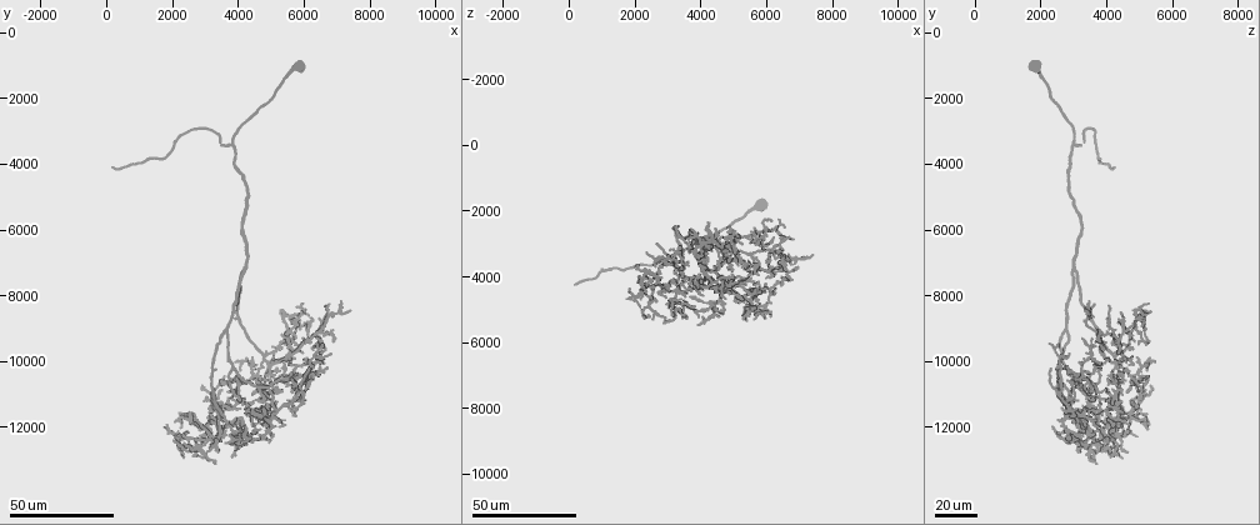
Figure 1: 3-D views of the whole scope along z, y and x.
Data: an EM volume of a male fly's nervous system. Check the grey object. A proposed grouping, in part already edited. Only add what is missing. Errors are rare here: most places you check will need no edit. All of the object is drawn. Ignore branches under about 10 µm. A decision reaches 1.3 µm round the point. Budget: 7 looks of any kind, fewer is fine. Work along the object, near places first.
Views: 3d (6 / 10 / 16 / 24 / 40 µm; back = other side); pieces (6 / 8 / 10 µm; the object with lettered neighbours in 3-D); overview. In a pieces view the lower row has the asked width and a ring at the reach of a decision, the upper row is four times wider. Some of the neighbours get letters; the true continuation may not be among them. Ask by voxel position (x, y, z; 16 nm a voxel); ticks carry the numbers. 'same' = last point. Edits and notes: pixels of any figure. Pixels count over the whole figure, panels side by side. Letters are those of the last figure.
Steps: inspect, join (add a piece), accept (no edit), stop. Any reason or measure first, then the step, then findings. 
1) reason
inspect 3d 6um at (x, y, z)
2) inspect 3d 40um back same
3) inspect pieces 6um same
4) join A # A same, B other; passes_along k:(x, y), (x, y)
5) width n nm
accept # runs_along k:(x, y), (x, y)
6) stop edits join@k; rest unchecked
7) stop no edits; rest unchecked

free end
inspect 3d 24um at (3400, 12800, 3600)

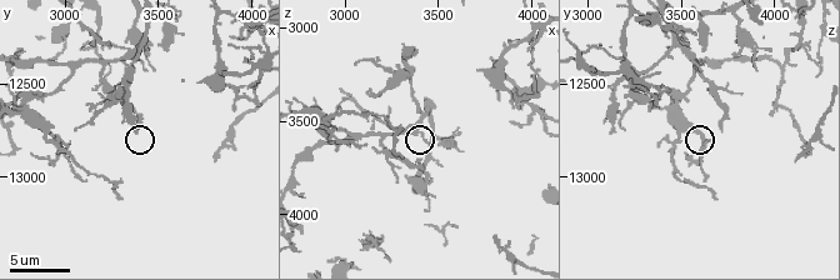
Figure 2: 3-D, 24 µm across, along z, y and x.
inspect 3d 6um at (3380, 12740, 3720)

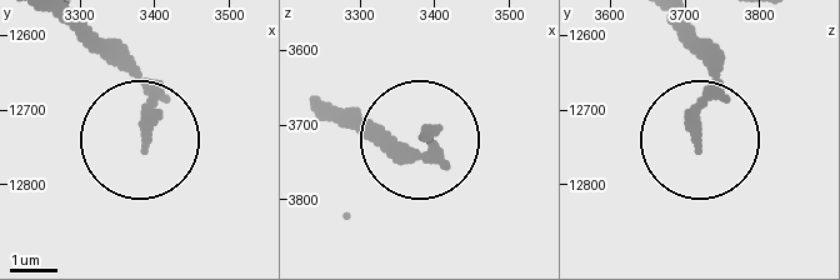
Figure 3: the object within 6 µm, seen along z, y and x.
inspect pieces 10um at (3390, 12745, 3715)

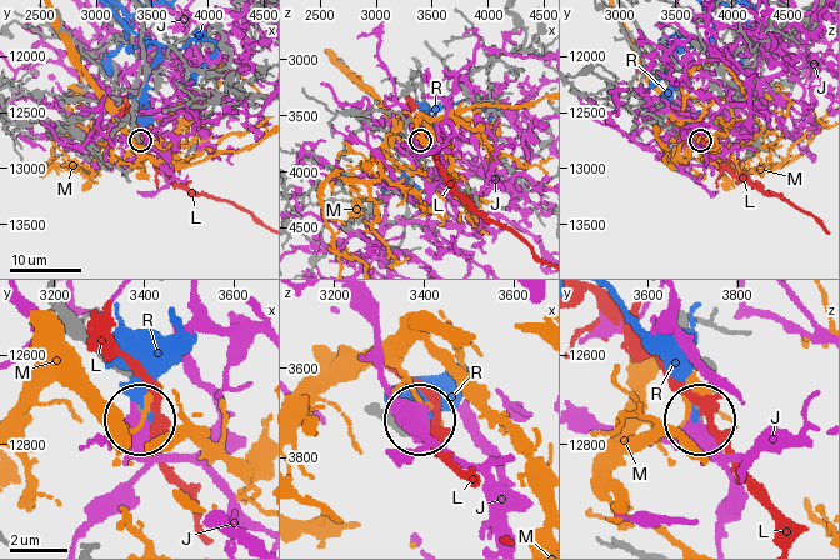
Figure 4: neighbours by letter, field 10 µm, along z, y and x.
accept # J other, L other, M other, R other; no lettered piece goes on from it

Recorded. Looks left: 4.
an open end
inspect 3d 24um at (5600, 11400, 2700)

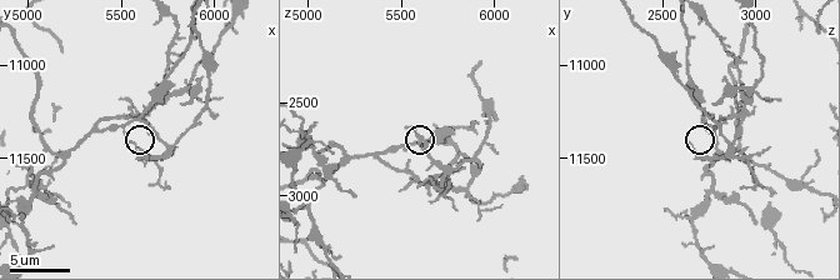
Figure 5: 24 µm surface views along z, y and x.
inspect pieces 10um at (5520, 11420, 2620)

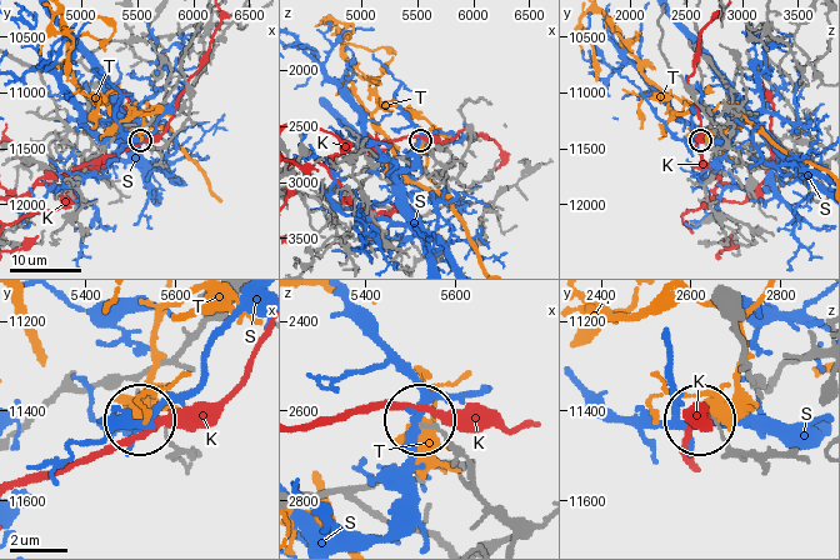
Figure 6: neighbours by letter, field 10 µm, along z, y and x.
accept # K other, S other, T other; no lettered piece goes on from it

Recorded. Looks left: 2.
branch stops here
inspect 3d 10um at (3800, 12900, 4120)

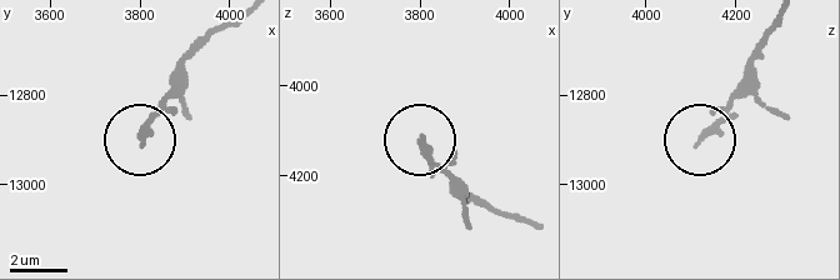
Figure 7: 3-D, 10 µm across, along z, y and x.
inspect pieces 6um at (3800, 12910, 4115)

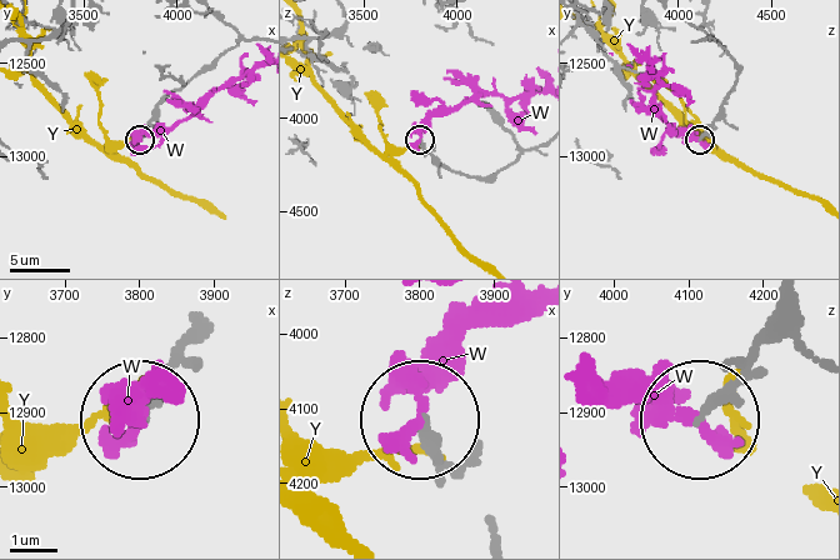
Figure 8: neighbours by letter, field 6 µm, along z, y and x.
accept # W other, Y other; runs_along 8:(688, 21), (705, 31), (738, 64), (723, 115), (700, 138); no lettered piece goes on from it

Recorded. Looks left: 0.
stop no edits; rest unchecked

